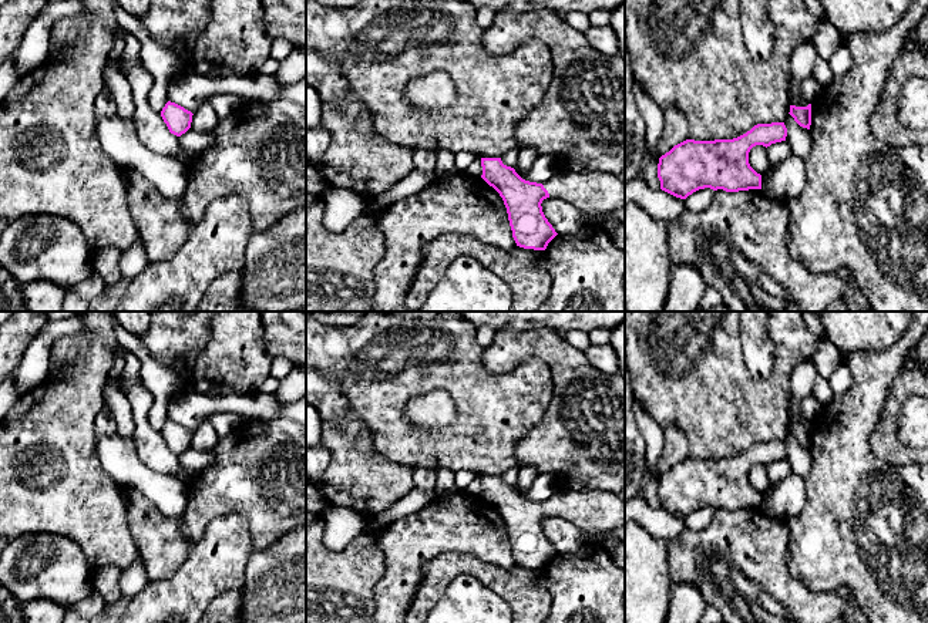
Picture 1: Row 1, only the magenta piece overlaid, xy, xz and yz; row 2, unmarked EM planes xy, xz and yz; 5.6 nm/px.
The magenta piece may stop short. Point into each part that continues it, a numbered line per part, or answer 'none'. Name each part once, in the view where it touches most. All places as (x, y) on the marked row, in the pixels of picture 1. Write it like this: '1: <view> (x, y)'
1: xz (594, 194)

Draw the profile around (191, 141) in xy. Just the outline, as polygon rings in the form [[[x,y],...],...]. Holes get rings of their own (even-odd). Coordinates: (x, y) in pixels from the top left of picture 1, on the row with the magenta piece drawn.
[[[189,128],[179,137],[179,144],[186,152],[201,154],[215,144],[215,134],[196,132]]]

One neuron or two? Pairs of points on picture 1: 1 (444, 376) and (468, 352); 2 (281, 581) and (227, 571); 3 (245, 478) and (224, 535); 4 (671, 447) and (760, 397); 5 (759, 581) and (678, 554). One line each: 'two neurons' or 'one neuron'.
1: one neuron
2: two neurons
3: two neurons
4: two neurons
5: one neuron

